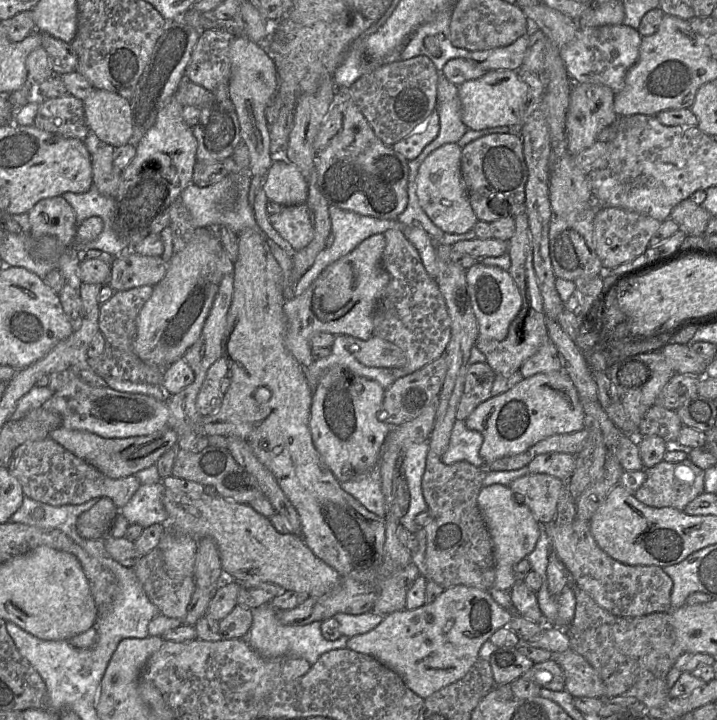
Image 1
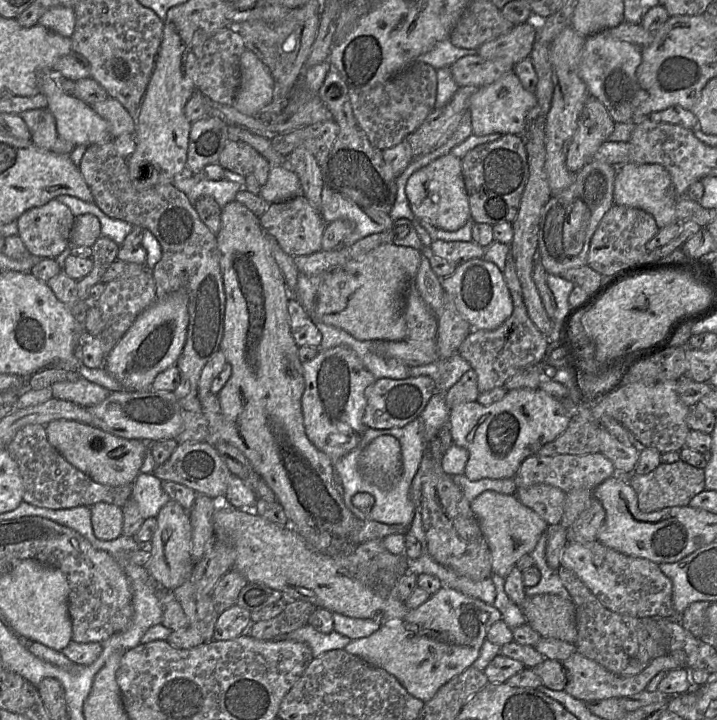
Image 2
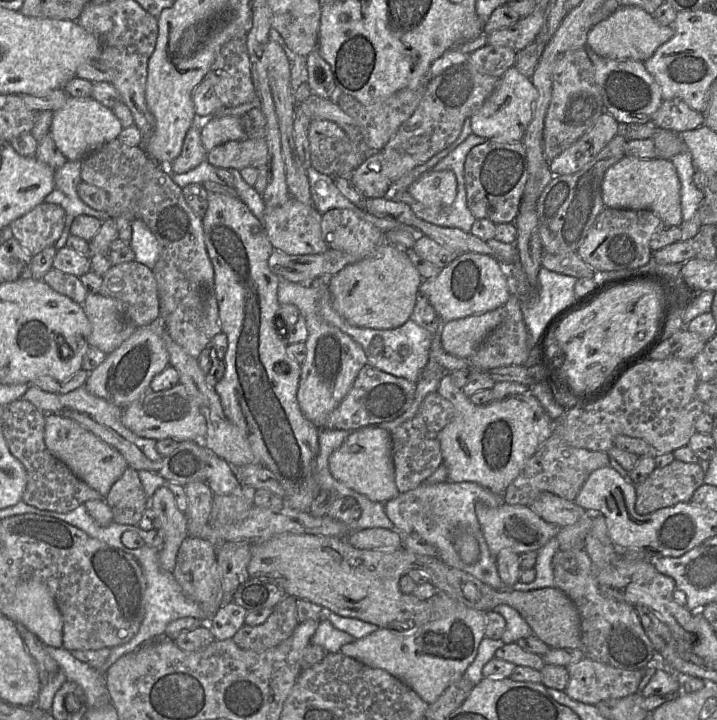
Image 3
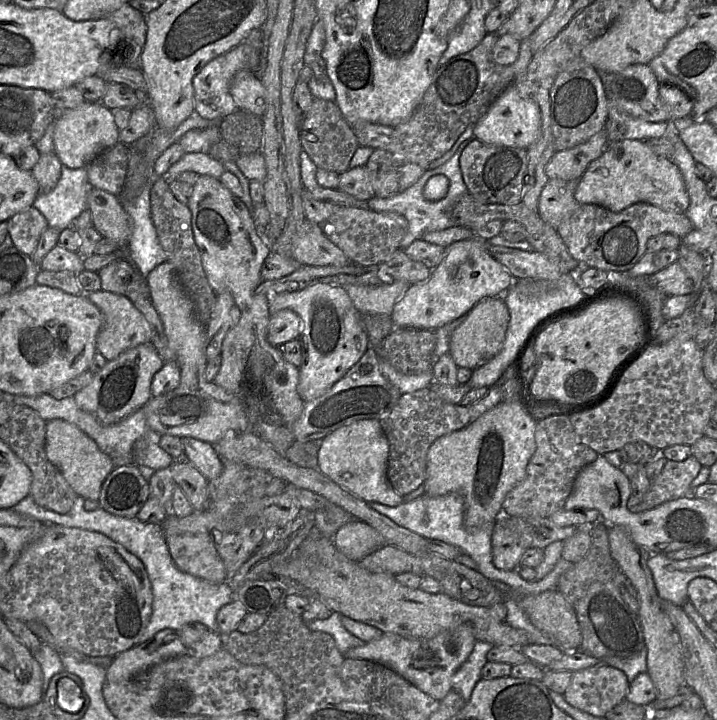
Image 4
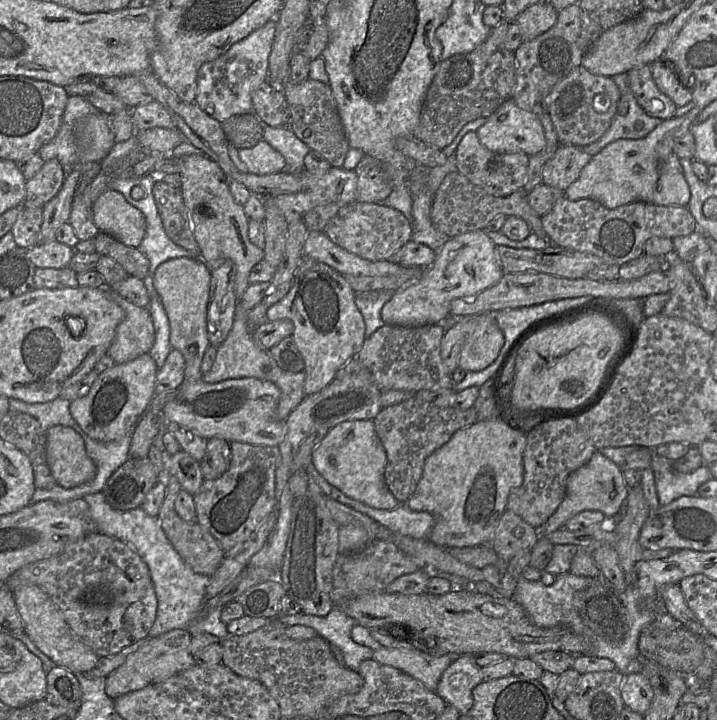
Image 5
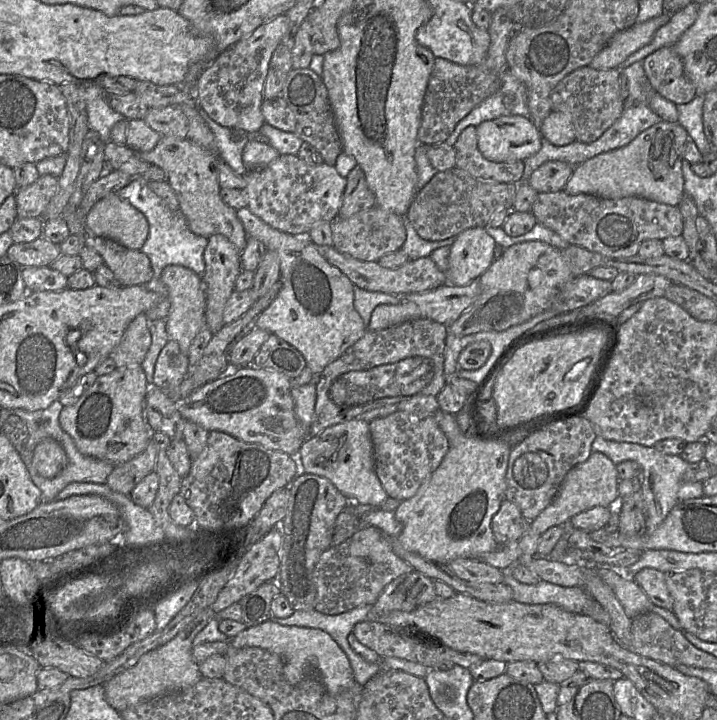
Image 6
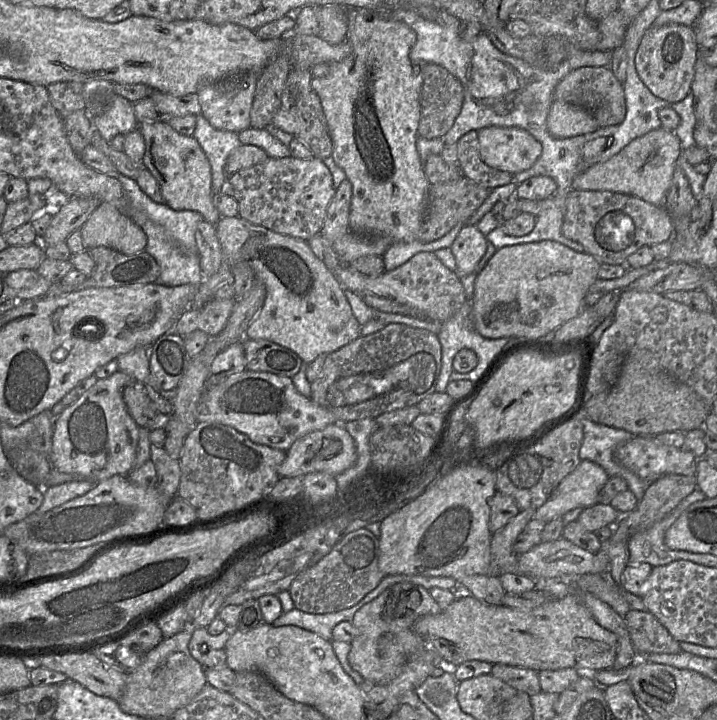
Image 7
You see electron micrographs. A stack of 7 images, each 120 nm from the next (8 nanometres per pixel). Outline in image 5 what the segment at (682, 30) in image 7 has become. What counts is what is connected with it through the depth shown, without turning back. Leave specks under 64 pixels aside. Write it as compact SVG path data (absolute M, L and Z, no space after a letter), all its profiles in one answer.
M659 59L651 63L650 68L657 88L668 96L677 107L685 106L692 100L690 89L683 85L669 64Z

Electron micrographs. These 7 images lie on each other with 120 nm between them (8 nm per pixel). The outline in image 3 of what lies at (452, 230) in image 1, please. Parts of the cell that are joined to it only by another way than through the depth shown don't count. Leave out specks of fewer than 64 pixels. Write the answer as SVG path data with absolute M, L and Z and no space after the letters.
M451 170L427 171L408 188L413 199L433 211L451 206L457 195L457 179Z

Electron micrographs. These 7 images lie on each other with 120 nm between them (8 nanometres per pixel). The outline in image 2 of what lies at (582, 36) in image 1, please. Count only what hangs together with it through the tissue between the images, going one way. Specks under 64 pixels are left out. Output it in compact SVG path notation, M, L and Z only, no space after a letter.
M607 30L585 37L578 62L578 74L590 96L597 98L608 110L615 123L636 122L634 112L645 99L637 80L636 70L642 62L642 48L613 38Z

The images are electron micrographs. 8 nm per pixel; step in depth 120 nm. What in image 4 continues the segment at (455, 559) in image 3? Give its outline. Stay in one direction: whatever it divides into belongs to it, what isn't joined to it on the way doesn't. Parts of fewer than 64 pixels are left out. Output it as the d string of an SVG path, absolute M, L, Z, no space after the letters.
M450 492L441 496L425 494L412 501L402 502L396 507L390 507L377 502L369 502L369 506L378 513L390 518L397 525L407 528L426 539L435 539L459 548L462 554L468 555L477 564L477 571L490 581L500 581L515 589L514 583L519 583L518 570L501 570L492 561L491 536L494 522L484 523L480 527L465 528L463 523L464 500L461 494Z

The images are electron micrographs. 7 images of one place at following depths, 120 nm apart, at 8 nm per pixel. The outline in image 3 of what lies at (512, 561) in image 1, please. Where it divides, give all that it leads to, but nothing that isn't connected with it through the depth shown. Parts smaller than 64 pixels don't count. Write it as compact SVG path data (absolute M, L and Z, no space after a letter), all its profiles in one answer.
M483 502L475 504L475 513L490 552L496 557L502 549L510 549L518 555L538 551L551 538L556 537L561 527L548 523L534 513L528 506L502 504L491 508Z

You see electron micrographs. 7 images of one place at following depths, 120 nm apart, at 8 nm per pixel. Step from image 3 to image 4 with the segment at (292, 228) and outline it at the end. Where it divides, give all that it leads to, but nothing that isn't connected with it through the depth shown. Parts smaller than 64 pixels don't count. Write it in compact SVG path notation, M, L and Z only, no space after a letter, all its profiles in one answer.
M305 220L297 233L292 258L303 266L346 266L351 263L342 250L323 234L319 224Z

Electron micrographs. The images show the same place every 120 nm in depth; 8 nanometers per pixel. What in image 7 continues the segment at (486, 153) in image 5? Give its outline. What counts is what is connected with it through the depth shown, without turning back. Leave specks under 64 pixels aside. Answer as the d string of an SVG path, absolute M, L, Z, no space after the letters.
M471 130L457 141L458 166L471 181L483 187L494 189L514 180L514 175L492 168L480 157L478 131Z

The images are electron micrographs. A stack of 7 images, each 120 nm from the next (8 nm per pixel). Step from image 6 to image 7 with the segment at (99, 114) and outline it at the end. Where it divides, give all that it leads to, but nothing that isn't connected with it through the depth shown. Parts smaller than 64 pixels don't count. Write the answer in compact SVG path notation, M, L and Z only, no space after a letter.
M115 95L110 107L92 120L101 136L109 143L116 135L126 135L138 128L139 124L134 115L133 103L121 95Z

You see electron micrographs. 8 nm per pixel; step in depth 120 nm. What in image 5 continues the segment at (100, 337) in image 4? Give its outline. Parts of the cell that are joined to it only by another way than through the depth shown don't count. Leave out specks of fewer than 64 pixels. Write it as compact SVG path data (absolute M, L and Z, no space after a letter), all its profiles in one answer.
M108 289L107 292L125 314L116 329L107 355L116 364L121 364L148 353L154 343L154 327L149 309L130 303L115 291Z

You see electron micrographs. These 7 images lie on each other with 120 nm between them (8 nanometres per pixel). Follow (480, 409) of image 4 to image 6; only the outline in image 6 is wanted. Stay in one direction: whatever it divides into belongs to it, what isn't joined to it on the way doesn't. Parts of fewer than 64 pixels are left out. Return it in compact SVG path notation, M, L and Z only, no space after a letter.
M396 411L369 423L375 454L375 472L389 497L400 502L411 498L438 468L448 451L448 439L437 424L434 413Z

